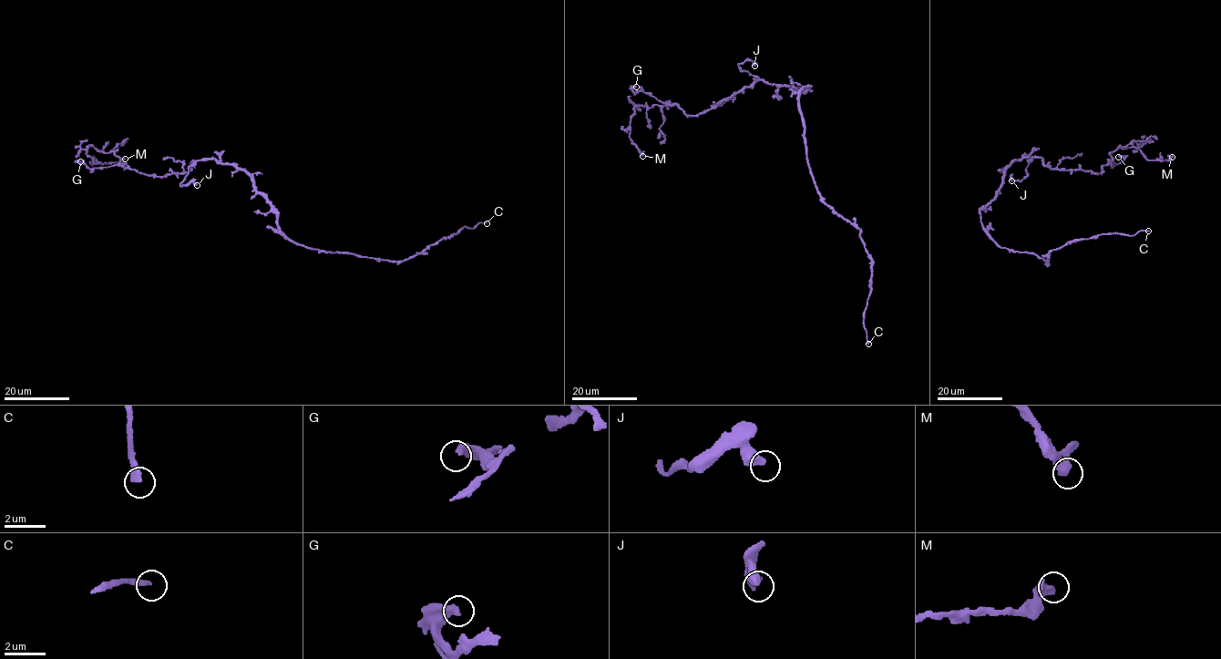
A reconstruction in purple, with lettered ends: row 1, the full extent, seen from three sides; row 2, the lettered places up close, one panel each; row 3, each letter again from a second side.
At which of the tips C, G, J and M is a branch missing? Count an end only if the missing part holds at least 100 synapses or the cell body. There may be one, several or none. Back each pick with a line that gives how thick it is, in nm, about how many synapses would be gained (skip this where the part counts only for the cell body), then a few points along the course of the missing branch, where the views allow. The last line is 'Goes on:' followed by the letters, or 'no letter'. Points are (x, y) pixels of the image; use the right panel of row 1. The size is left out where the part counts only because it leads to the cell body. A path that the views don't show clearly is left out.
C: 320 nm thick; about 140 synapses
Goes on: C

